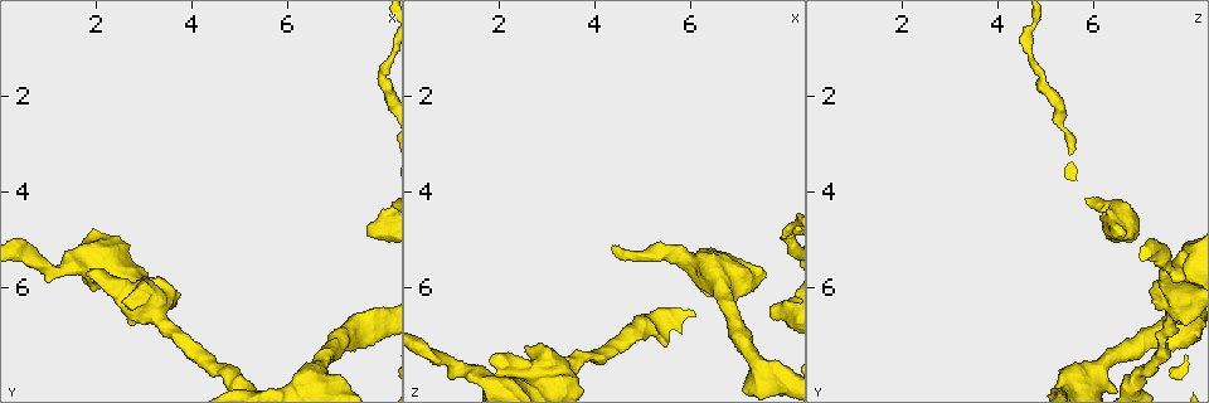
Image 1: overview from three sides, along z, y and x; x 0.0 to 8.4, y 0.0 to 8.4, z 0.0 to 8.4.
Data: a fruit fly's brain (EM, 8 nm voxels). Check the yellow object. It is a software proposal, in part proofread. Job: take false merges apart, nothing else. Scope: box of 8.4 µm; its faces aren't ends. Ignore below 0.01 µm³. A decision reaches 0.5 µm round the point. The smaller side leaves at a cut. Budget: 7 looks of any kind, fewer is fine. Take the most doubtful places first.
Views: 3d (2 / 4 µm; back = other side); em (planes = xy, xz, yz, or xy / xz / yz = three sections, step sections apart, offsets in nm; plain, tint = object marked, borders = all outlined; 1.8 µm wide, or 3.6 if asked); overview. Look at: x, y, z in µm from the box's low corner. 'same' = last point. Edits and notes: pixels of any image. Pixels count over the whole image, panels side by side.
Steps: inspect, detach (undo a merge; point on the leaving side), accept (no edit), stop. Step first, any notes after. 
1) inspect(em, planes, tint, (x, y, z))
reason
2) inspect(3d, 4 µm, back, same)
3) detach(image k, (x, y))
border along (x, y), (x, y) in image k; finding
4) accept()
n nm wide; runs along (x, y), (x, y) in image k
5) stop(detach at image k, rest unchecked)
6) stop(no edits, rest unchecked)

inspect(em, yz, step 8, tint, (3.20, 6.45, 7.80))
calibre changes

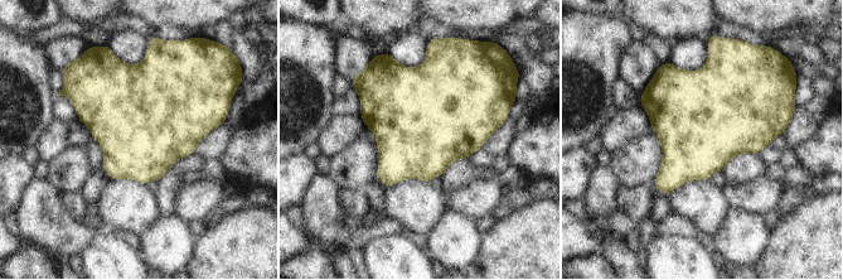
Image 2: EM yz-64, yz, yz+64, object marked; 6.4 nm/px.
inspect(em, planes, tint, same)
another direction

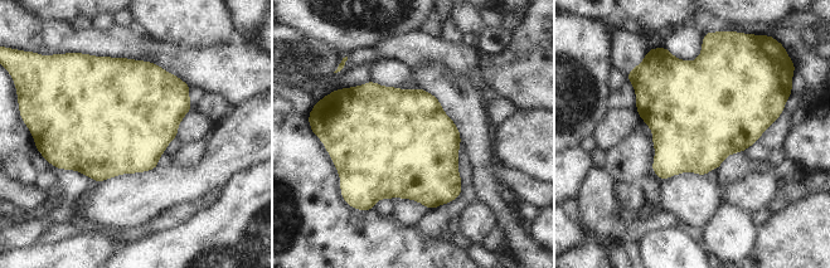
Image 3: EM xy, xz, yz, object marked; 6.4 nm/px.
accept()
650 nm wide; one cell here

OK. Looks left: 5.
inspect(3d, 4 µm, (1.75, 5.60, 7.85))

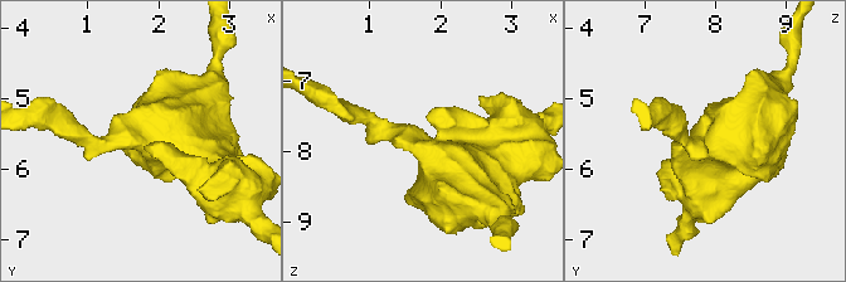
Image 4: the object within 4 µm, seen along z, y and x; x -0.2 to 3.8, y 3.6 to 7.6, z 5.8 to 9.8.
inspect(em, 3.6 µm, yz, step 8, tint, (1.65, 5.60, 7.80))

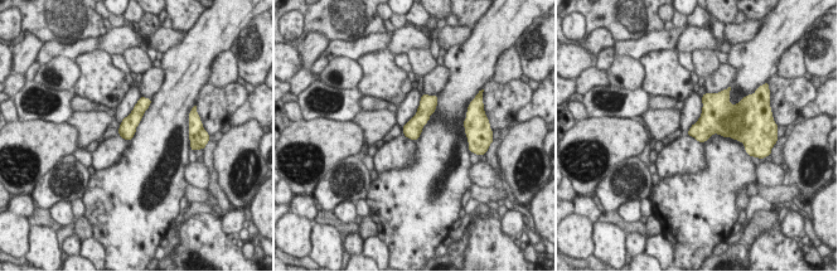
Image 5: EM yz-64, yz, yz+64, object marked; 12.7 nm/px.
accept()
one cell here

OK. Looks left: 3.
inspect(em, 3.6 µm, planes, tint, (6.60, 7.85, 5.95))
thick turns thin

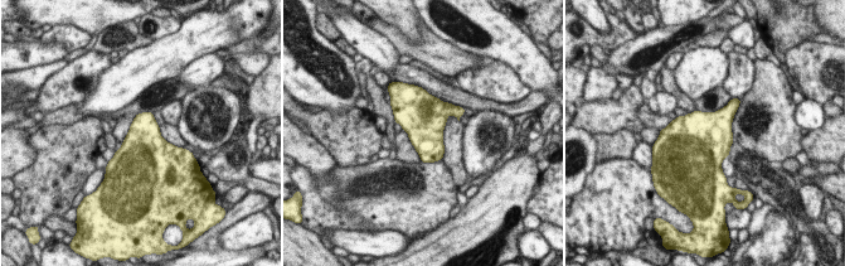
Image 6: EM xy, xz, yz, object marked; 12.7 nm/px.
accept()
continuous, no second cell

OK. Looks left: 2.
stop(no edits, rest unchecked)

